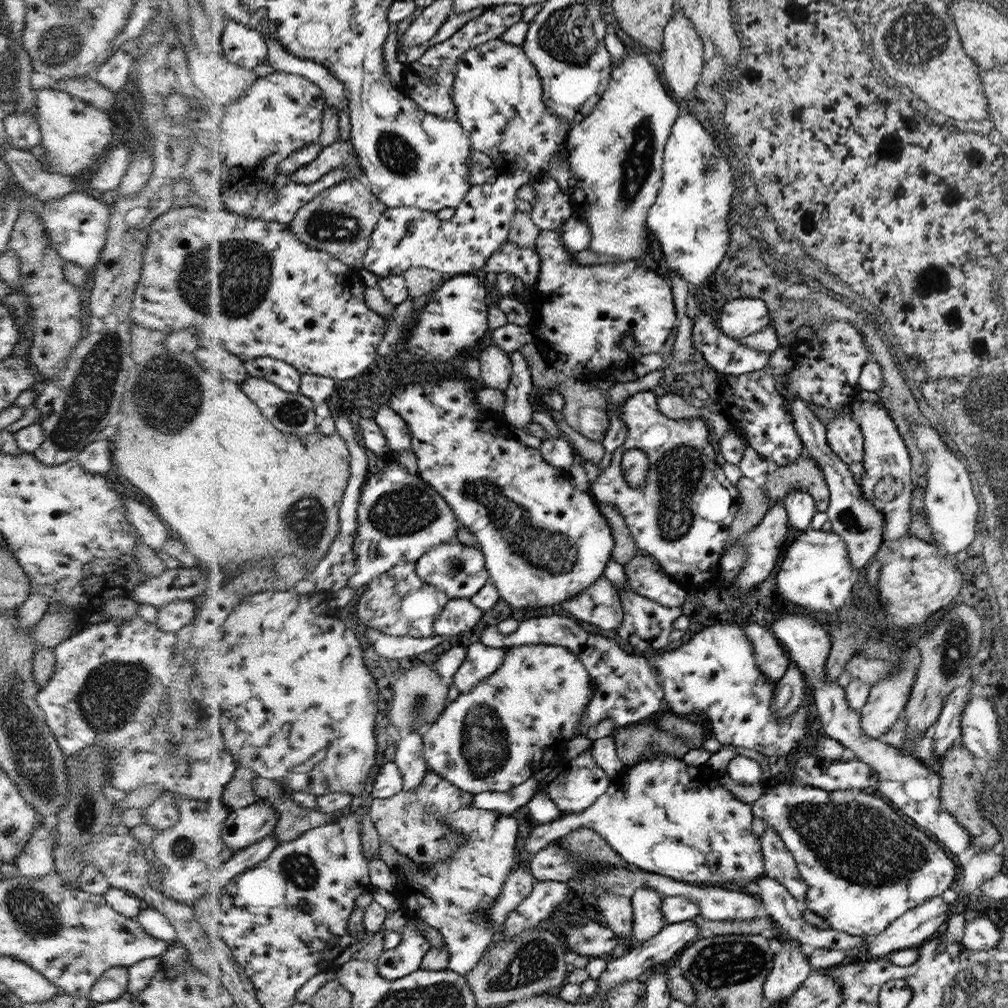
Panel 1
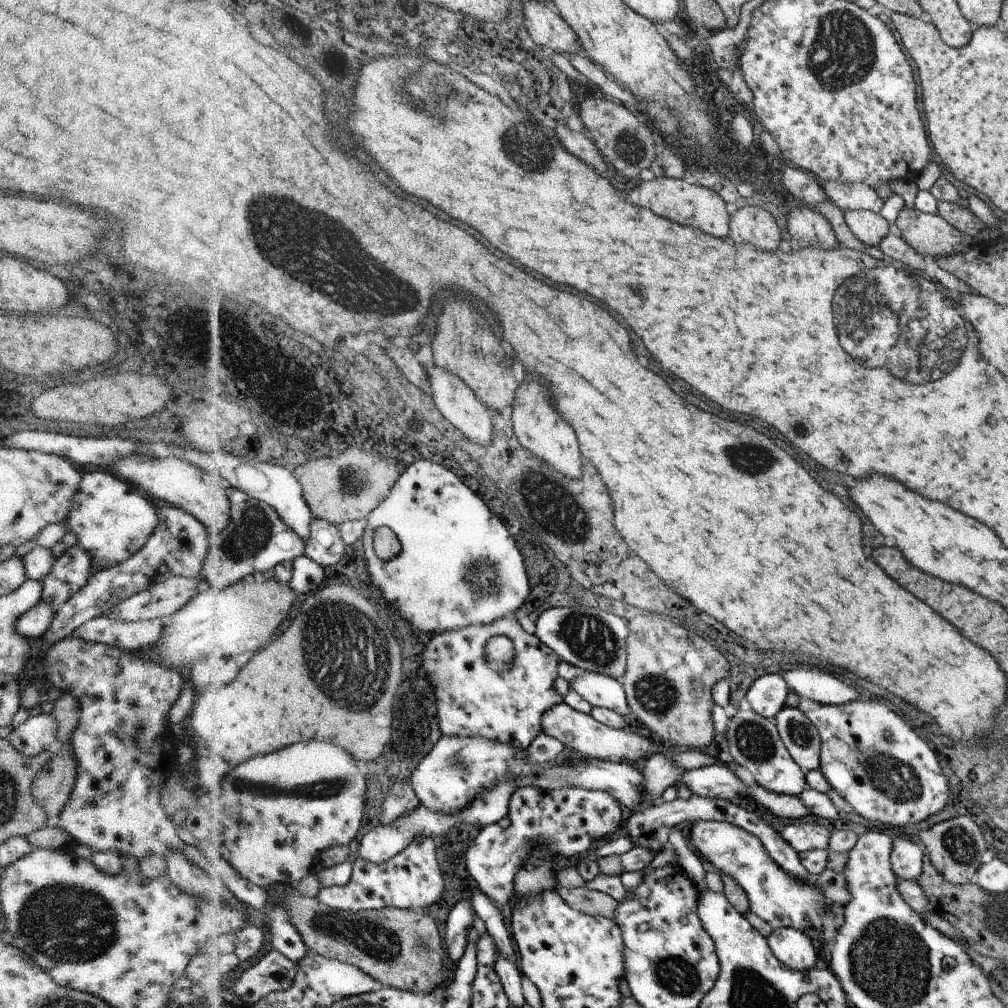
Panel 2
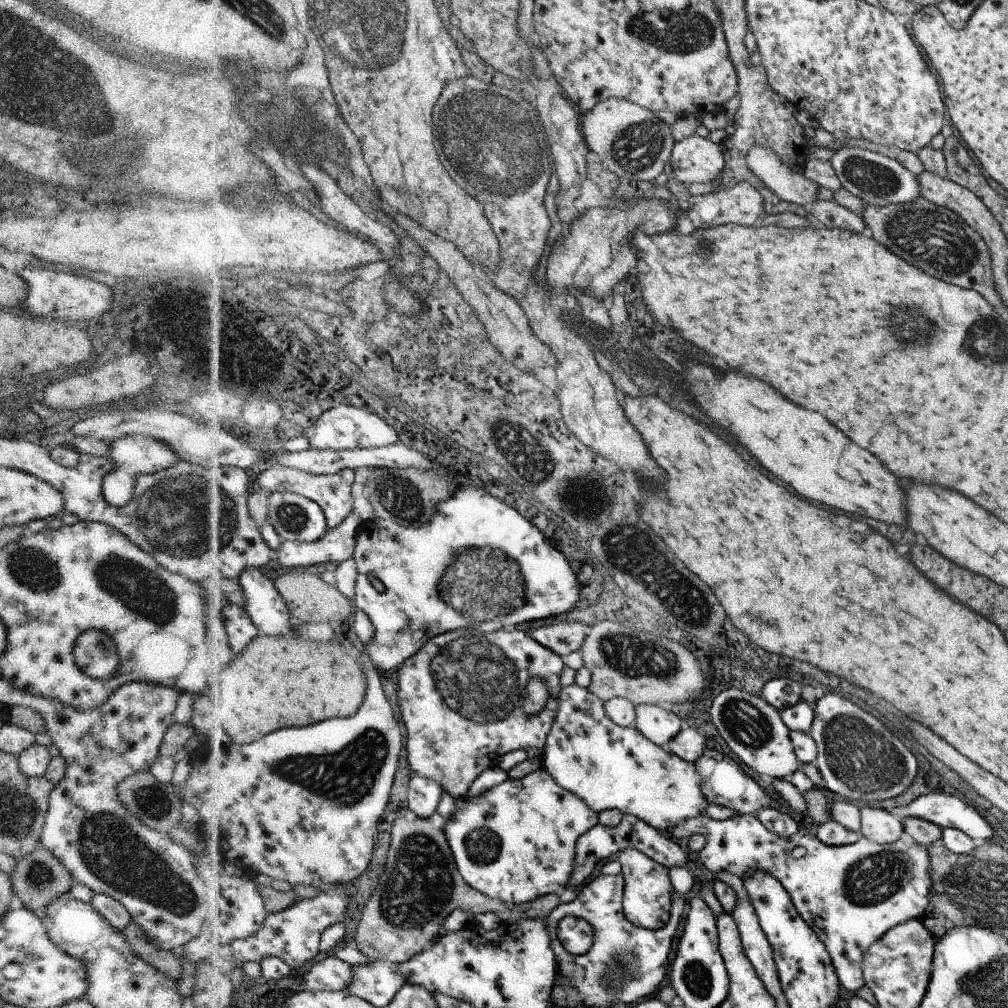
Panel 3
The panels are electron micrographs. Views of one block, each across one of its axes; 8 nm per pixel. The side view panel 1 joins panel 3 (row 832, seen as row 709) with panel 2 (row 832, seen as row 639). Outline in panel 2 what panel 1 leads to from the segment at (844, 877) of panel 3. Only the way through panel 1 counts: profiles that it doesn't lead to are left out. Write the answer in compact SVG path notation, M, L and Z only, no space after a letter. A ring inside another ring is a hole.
M708 820L708 821L694 821L692 822L692 828L690 828L690 842L694 844L694 848L706 858L707 866L708 868L711 868L713 870L725 873L726 875L731 876L742 886L744 891L746 891L746 894L748 895L748 899L750 900L750 912L758 915L762 920L766 921L770 926L772 926L773 929L782 929L783 927L794 927L798 928L799 930L809 930L810 928L819 928L820 926L820 920L823 914L825 913L826 906L828 904L828 900L824 898L824 896L818 891L816 888L816 885L814 884L814 879L812 882L808 883L800 883L799 881L796 881L794 878L791 878L784 870L782 870L781 867L778 867L776 863L773 862L773 859L770 858L769 852L765 850L764 844L762 844L761 840L756 838L756 836L753 836L752 834L749 834L746 832L746 830L743 830L741 827L728 824L728 822L716 822L714 820Z

